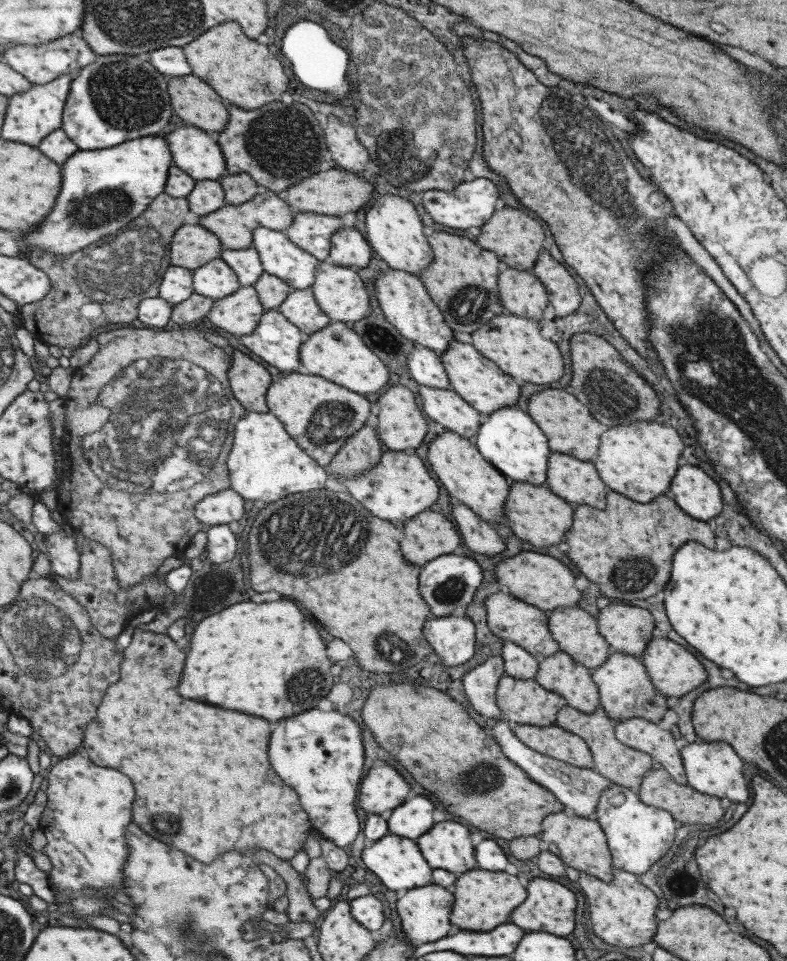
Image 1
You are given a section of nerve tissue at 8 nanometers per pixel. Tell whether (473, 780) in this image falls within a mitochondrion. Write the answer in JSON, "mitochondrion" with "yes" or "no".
{"mitochondrion":"yes"}

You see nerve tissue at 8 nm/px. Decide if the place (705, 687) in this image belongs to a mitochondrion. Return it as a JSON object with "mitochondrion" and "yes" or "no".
{"mitochondrion":"no"}

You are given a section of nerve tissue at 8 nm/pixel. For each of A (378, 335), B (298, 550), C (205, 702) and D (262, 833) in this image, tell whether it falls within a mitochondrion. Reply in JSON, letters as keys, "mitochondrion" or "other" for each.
{"A":"mitochondrion","B":"mitochondrion","C":"other","D":"other"}

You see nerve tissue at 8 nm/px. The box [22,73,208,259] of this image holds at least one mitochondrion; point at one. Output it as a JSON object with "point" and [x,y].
{"point":[90,215]}

